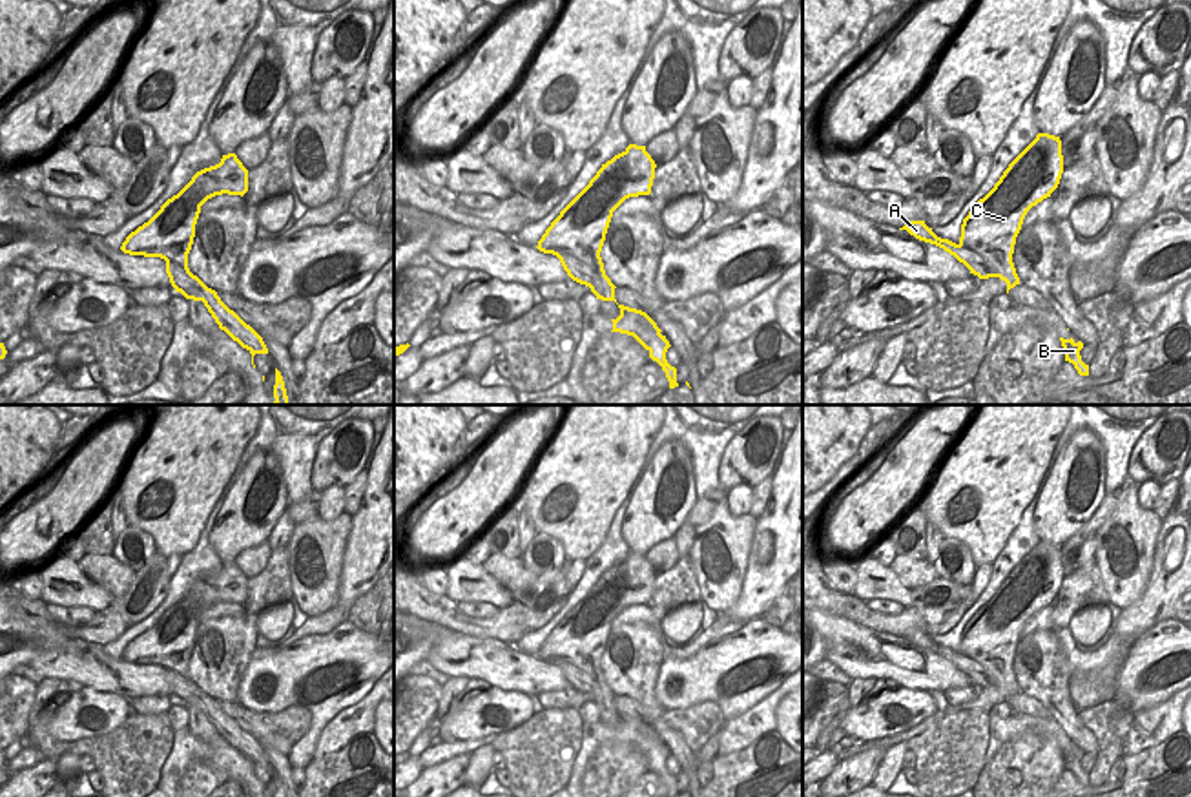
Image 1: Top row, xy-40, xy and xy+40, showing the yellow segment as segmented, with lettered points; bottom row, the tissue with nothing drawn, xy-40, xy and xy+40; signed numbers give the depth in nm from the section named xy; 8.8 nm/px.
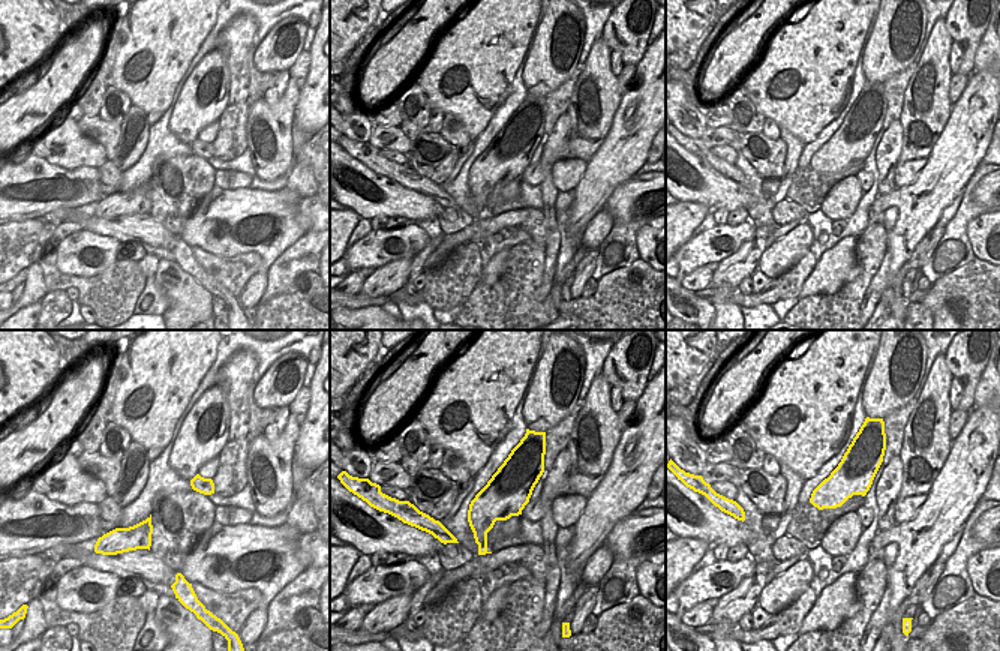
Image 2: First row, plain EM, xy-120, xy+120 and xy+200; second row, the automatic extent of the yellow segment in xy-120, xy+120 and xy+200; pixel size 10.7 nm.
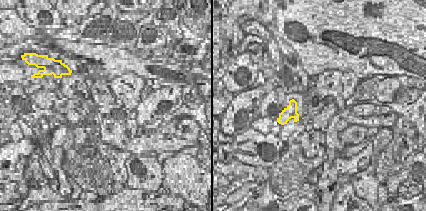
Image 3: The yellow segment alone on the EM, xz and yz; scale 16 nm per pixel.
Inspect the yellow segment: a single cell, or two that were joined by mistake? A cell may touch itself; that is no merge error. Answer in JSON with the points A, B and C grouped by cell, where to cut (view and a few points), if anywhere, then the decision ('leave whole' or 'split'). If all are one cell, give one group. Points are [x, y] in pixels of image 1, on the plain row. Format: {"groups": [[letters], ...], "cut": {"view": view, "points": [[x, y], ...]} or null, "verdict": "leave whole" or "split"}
{"groups": [["A", "B"], ["C"]], "cut": {"view": "xy", "points": [[553, 661], [571, 662], [579, 670], [577, 677], [602, 673]]}, "verdict": "split"}

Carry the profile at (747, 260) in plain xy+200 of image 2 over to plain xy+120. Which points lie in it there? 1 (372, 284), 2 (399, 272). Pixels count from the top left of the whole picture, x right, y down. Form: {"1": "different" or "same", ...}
{"1": "same", "2": "same"}

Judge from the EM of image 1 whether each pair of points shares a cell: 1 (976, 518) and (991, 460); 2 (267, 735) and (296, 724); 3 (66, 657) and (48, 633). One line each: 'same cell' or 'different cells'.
1: same cell
2: same cell
3: different cells

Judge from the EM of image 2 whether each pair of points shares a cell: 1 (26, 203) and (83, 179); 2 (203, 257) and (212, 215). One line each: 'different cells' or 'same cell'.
1: same cell
2: different cells

